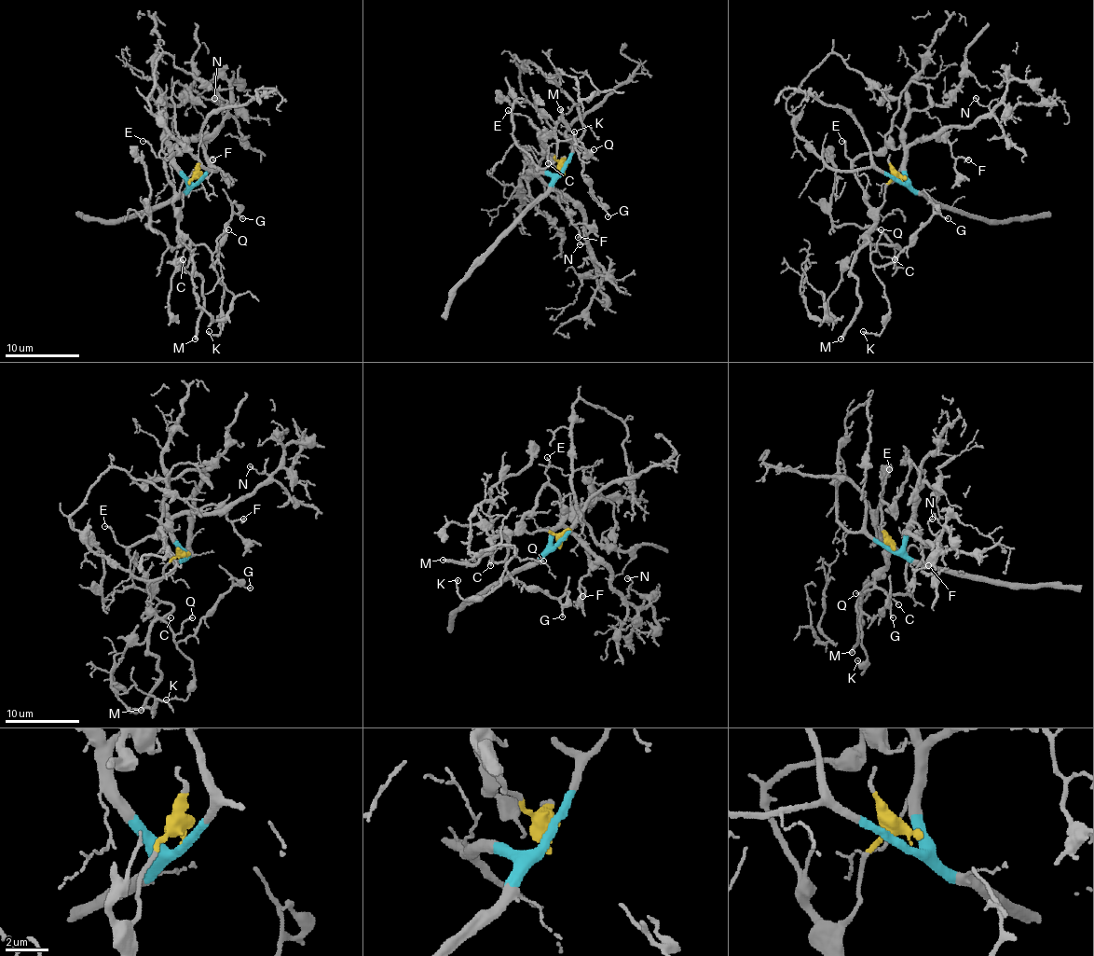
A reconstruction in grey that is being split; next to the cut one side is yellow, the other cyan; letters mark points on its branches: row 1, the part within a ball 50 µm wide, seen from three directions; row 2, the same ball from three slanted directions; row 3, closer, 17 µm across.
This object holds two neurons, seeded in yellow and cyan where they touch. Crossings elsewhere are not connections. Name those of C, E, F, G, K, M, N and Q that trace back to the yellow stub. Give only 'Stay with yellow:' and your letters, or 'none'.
Stay with yellow: C, E, G, K, M, Q

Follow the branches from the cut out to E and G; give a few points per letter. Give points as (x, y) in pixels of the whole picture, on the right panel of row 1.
E: (902, 181), (896, 177), (885, 188), (885, 201), (874, 209), (846, 157), (846, 145), (842, 140)
G: (902, 181), (896, 177), (885, 188), (878, 224), (868, 235), (874, 264), (891, 264), (935, 214), (948, 218)

